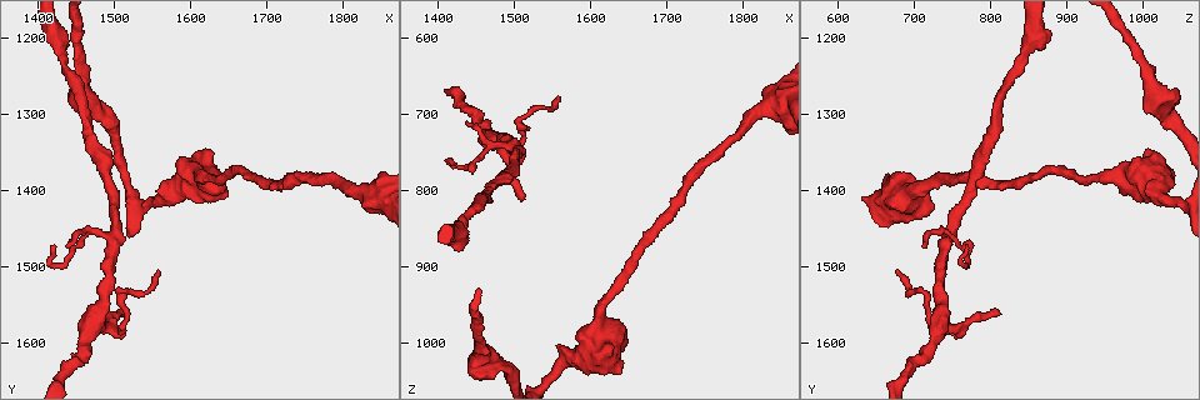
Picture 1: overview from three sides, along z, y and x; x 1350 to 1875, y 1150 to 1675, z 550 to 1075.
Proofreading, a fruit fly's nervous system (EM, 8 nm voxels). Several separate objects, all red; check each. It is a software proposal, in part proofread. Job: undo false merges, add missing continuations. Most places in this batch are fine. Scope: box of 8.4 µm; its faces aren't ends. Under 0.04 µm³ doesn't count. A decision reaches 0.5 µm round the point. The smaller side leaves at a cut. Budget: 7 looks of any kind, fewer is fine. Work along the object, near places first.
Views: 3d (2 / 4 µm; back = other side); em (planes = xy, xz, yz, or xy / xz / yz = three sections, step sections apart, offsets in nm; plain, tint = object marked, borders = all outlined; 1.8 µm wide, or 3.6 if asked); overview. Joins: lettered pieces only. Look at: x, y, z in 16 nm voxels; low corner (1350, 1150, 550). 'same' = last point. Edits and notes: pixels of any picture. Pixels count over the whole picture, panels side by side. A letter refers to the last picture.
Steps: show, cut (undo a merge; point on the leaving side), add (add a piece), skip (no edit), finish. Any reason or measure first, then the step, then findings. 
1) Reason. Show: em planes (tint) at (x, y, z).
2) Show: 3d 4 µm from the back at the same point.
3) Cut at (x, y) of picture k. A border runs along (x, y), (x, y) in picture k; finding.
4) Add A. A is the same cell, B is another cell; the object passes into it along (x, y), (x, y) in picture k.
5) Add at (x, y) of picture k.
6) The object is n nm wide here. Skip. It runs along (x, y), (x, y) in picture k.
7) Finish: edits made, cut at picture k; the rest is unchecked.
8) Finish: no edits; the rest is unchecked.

Tapers out. Show: 3d 2 µm at (1425, 1470, 770).

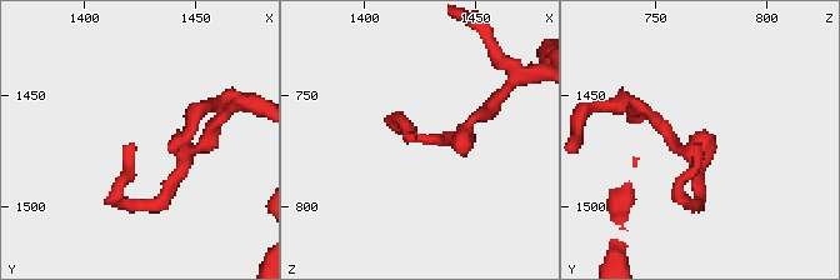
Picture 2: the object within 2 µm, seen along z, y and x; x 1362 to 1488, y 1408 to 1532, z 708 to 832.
Shape alone is not enough. Show: em 3.6 µm planes (tint) at (1423, 1474, 772).

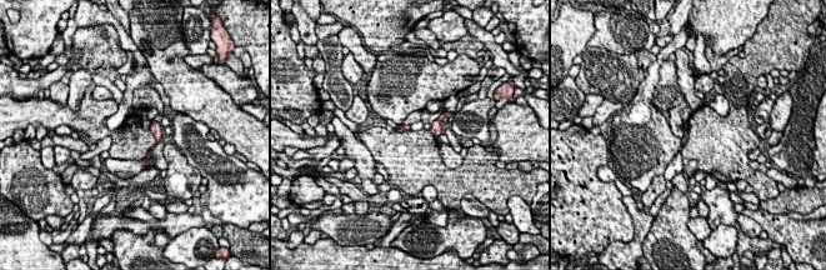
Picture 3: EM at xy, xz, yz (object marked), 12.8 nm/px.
Show: em 3.6 µm planes (borders) at the same point.

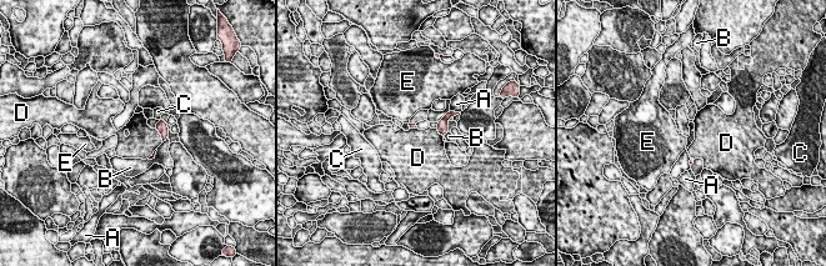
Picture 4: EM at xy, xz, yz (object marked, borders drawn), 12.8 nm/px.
Skip. A, B, C, D and E are other cells; a border runs along (155, 128), (163, 141) in picture 4; none of them fits.

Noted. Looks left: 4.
Free end. Show: 3d 2 µm at (1515, 1560, 815).

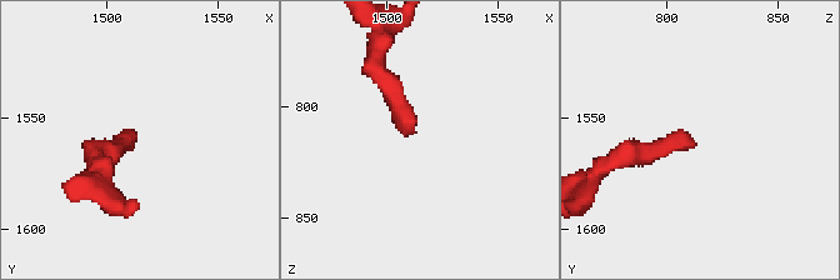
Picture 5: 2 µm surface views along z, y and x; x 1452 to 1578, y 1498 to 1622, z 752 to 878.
Shape alone is not enough. Show: em 3.6 µm planes (plain) at (1512, 1563, 813).

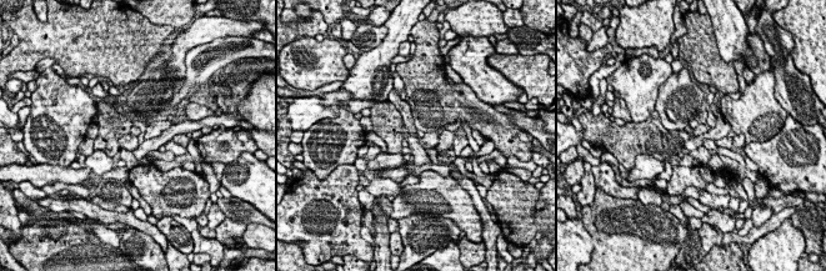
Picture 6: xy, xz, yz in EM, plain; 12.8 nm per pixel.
Show: em 3.6 µm planes (borders) at the same point.

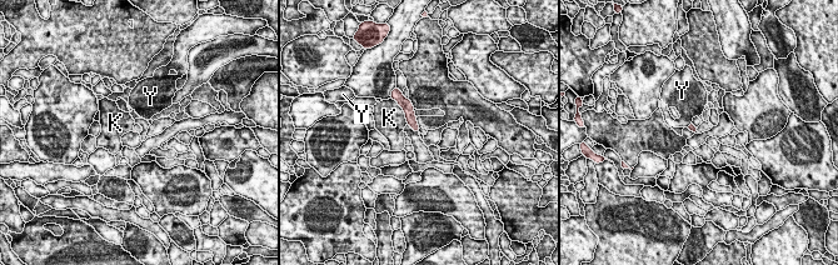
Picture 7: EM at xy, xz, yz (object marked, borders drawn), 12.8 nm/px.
Skip. K and Y are other cells; a border runs along (392, 99), (402, 109), (407, 123) in picture 7; no lettered piece goes on from it.

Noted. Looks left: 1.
Finish: no edits; the rest is unchecked.

